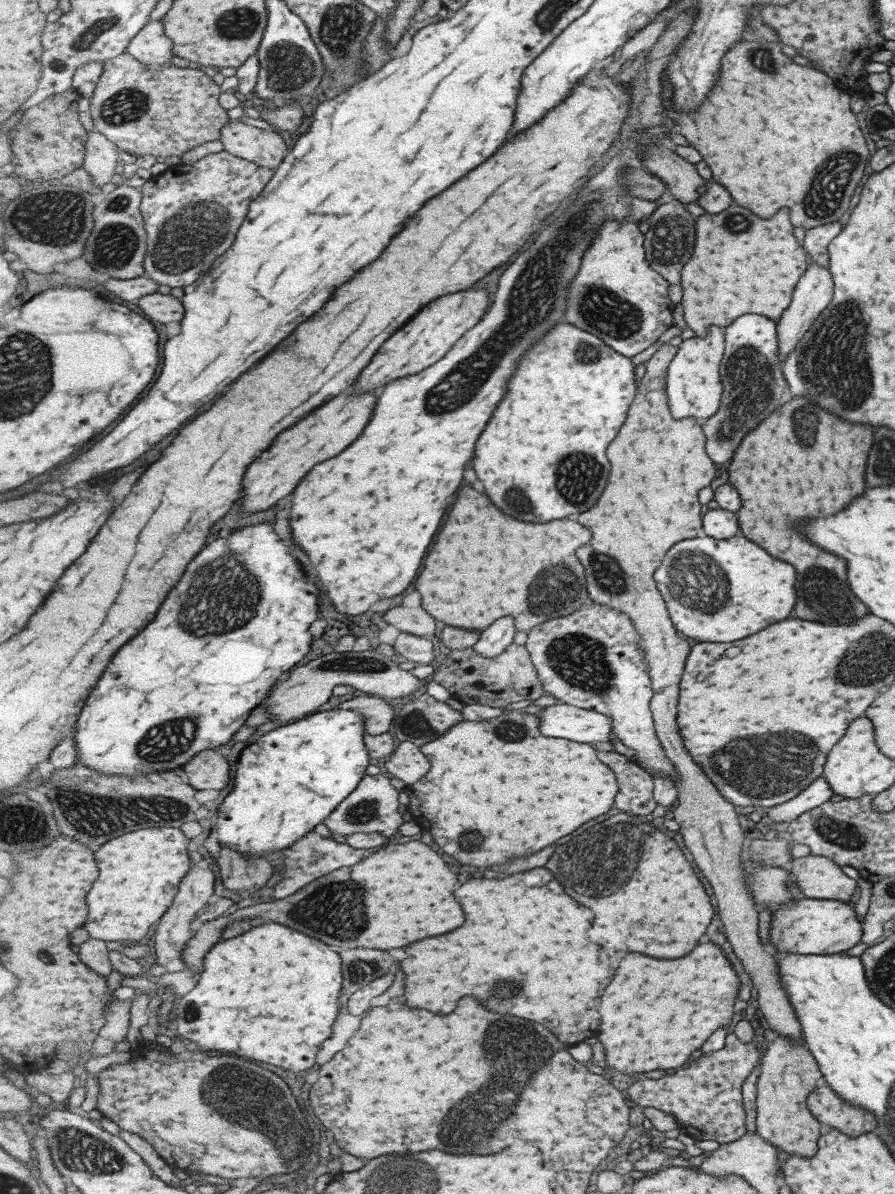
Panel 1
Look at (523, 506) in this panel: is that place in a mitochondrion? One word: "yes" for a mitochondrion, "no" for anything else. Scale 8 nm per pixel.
yes

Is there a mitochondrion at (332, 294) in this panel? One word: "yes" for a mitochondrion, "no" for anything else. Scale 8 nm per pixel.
no

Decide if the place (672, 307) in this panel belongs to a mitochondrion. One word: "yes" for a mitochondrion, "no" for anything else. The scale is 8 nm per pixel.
no

